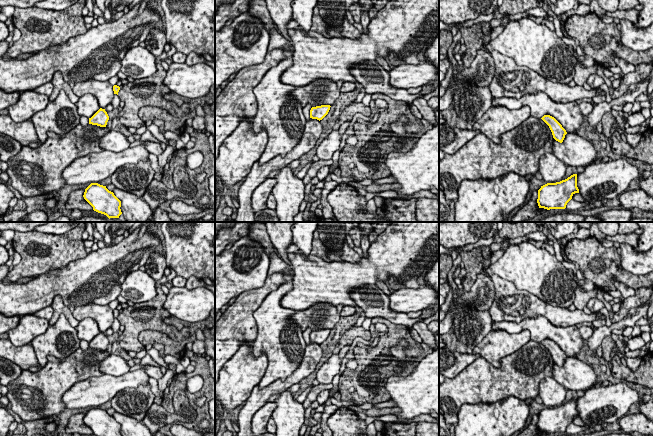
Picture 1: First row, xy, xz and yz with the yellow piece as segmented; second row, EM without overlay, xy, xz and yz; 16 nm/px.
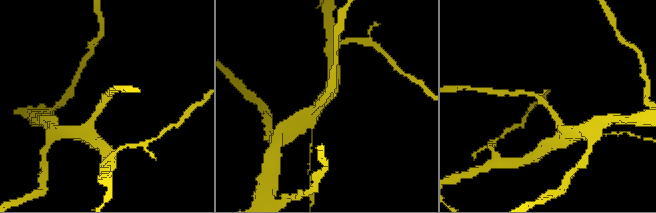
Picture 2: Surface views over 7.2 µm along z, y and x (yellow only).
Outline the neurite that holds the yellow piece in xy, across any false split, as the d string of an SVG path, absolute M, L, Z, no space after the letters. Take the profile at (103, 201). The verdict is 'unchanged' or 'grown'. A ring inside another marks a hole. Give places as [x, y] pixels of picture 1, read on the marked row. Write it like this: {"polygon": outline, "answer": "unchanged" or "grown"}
{"polygon": "M91 183L84 192L84 199L93 207L93 210L110 218L119 218L121 201L109 191L106 186Z", "answer": "unchanged"}

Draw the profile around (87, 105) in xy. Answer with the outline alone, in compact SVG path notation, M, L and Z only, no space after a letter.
M85 94L76 103L77 112L81 116L91 118L99 109L97 98L92 94Z

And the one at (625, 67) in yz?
M612 53L612 58L614 59L614 62L621 69L621 71L624 75L635 71L635 66L633 64L627 63L624 59L619 58L616 55L616 53Z

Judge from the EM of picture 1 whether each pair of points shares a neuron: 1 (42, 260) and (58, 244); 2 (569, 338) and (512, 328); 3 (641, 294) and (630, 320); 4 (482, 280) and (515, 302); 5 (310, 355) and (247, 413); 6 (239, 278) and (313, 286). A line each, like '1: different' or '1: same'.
1: same
2: same
3: different
4: different
5: same
6: different

